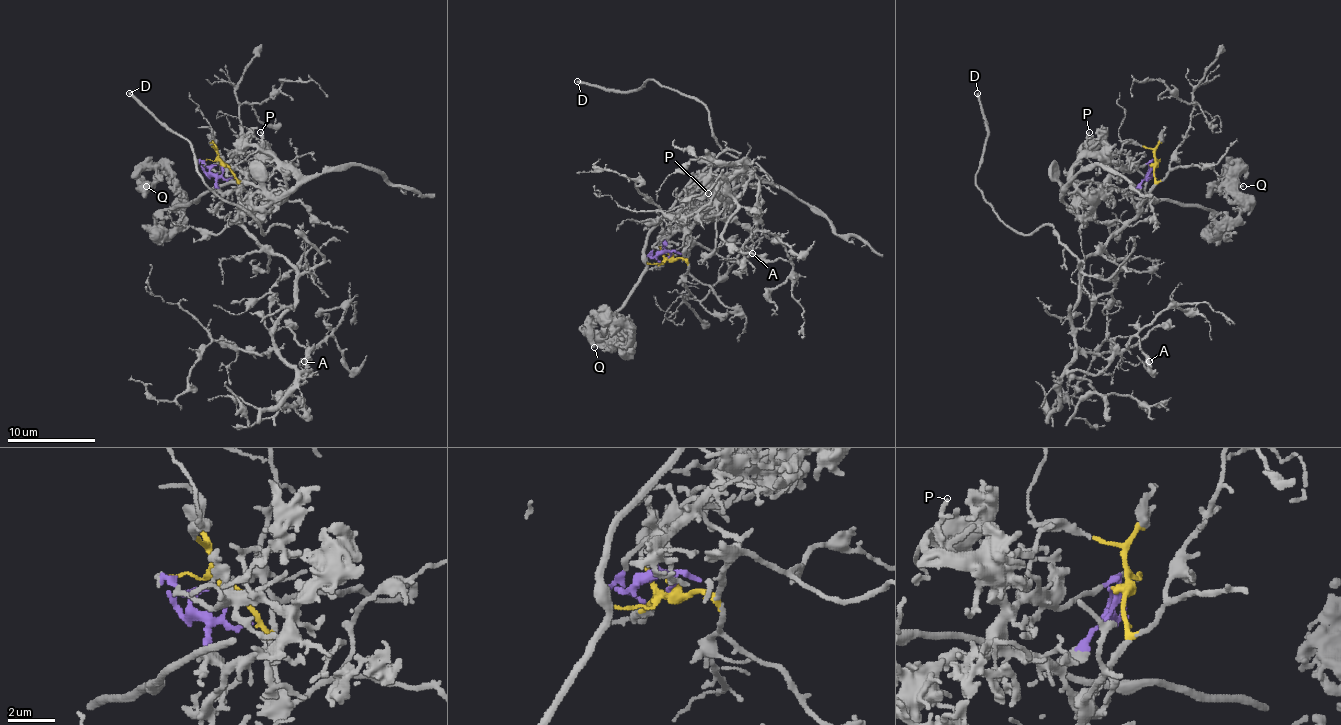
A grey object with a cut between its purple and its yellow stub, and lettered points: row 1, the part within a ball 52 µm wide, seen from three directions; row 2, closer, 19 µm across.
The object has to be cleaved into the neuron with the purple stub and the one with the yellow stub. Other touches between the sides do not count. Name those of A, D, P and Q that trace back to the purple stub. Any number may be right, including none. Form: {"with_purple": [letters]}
{"with_purple": ["P", "Q"]}

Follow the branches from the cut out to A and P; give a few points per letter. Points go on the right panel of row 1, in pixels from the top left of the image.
A: (1152, 165), (1141, 209), (1084, 261), (1068, 369), (1099, 373), (1119, 353), (1149, 362)
P: (1152, 165), (1152, 172), (1130, 193), (1121, 193), (1110, 182), (1106, 165), (1086, 150), (1088, 132)

